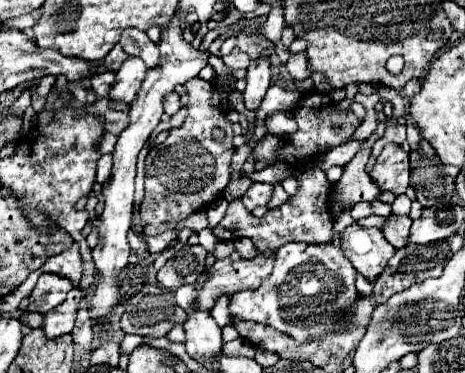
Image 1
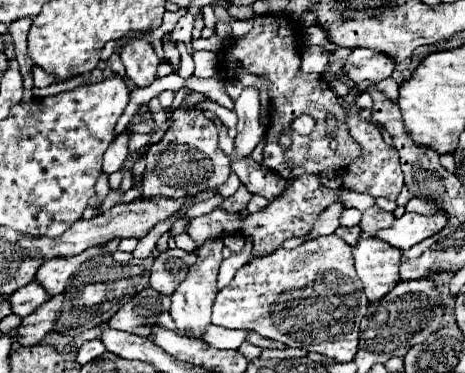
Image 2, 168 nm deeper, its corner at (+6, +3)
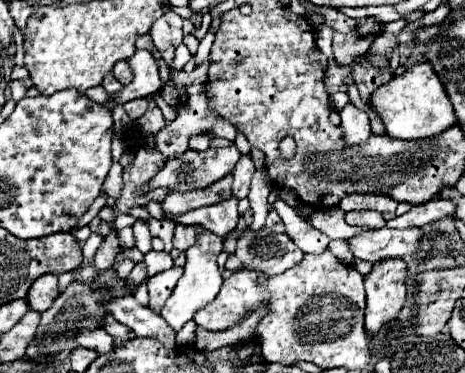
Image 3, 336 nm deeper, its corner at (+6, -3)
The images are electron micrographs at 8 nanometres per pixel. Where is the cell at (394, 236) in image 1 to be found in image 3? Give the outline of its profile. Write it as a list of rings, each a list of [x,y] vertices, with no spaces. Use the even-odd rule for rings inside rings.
[[[349,211],[349,213],[345,213],[345,221],[349,225],[357,225],[363,229],[385,227],[385,219],[379,211]]]

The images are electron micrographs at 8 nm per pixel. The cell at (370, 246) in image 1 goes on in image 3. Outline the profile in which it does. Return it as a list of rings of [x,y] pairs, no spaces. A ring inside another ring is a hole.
[[[381,259],[365,275],[367,309],[365,329],[377,333],[383,323],[397,319],[407,297],[407,263],[403,259]]]

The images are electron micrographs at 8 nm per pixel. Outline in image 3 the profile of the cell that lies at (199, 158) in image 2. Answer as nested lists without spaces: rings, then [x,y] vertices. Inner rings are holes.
[[[227,147],[227,149],[207,149],[207,151],[195,151],[195,149],[187,149],[183,155],[167,159],[165,167],[161,167],[161,171],[149,181],[149,187],[167,187],[169,191],[179,191],[179,193],[187,193],[187,191],[195,191],[195,189],[205,189],[209,185],[213,185],[215,181],[223,179],[225,175],[229,175],[237,163],[237,159],[241,157],[239,149]]]

